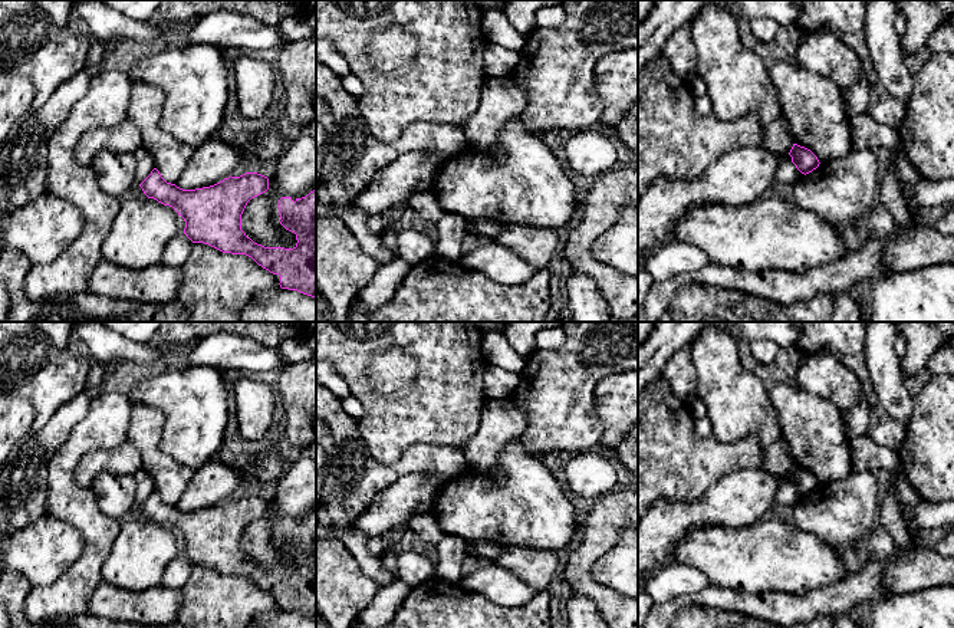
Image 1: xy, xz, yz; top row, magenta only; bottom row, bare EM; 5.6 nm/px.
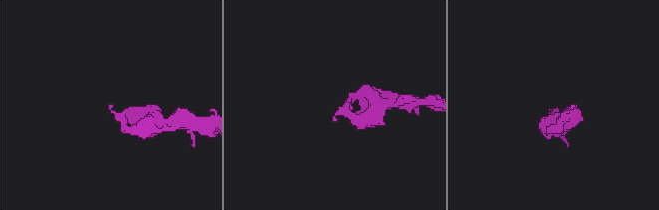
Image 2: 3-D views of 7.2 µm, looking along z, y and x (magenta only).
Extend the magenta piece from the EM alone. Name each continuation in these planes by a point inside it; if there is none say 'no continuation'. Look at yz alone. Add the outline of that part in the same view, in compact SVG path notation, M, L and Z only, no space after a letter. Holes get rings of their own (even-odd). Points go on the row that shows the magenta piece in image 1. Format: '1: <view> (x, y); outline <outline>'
no continuation

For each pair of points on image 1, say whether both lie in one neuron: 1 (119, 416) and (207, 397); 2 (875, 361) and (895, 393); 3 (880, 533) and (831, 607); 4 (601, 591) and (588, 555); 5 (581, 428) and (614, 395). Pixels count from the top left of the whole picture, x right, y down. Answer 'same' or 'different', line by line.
1: different
2: same
3: same
4: same
5: different

